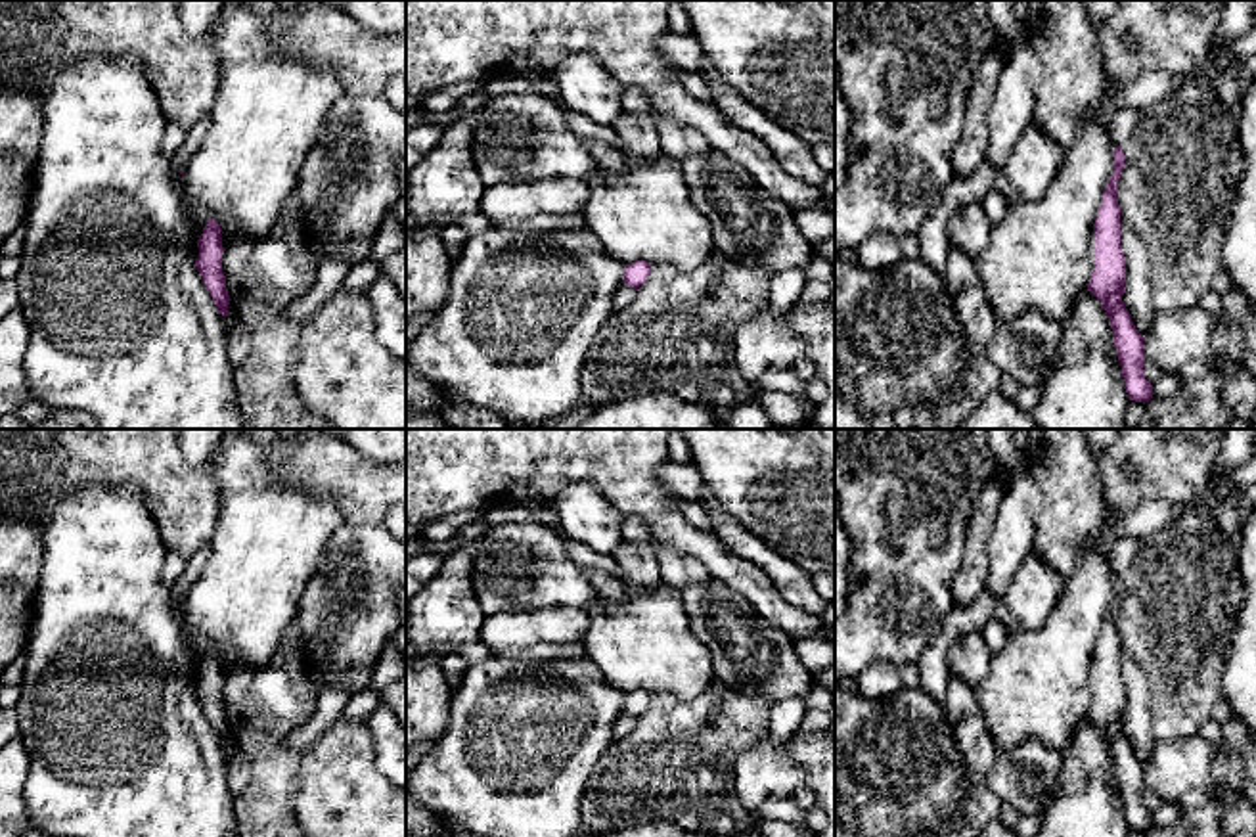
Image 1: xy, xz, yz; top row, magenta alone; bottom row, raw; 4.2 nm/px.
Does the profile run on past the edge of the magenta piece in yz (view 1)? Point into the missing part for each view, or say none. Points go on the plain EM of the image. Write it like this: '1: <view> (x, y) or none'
1: none

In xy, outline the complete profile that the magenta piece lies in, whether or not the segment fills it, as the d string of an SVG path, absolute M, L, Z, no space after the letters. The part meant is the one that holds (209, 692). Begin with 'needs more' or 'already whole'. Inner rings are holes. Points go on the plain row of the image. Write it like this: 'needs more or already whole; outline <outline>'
already whole; outline M214 647L205 651L203 663L197 668L197 676L199 686L195 688L195 695L218 741L224 745L228 741L230 724L226 718L226 705L222 701L224 676L220 667L220 653Z

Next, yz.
already whole; outline M1116 575L1114 599L1103 621L1093 653L1093 701L1088 720L1101 730L1107 741L1128 827L1145 833L1153 827L1153 814L1143 806L1143 791L1147 789L1143 783L1143 766L1135 758L1122 730L1128 701L1120 674L1120 636L1116 628L1116 613L1120 609L1122 596L1124 580Z

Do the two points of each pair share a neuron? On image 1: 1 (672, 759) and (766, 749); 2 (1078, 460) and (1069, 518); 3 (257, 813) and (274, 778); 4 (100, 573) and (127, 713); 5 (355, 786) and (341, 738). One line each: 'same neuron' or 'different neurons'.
1: different neurons
2: same neuron
3: same neuron
4: same neuron
5: same neuron

